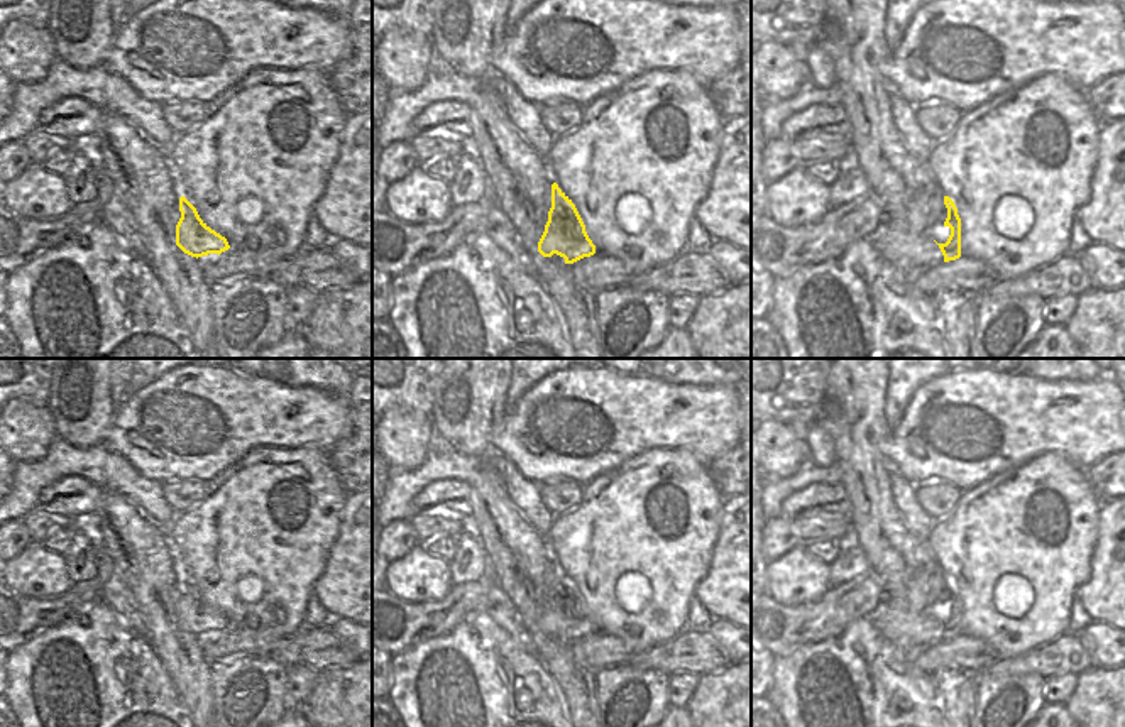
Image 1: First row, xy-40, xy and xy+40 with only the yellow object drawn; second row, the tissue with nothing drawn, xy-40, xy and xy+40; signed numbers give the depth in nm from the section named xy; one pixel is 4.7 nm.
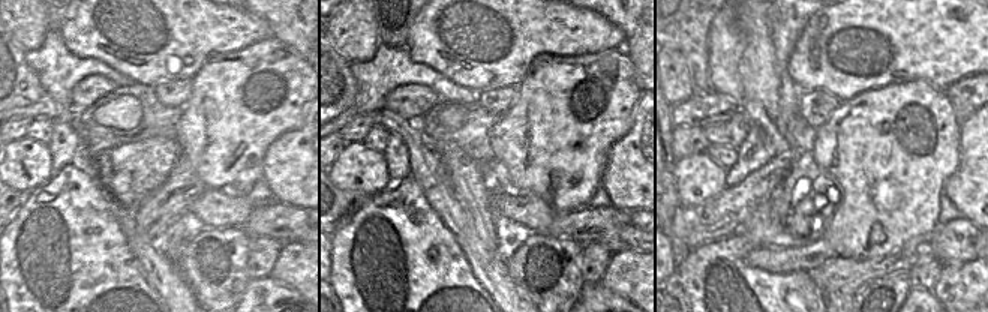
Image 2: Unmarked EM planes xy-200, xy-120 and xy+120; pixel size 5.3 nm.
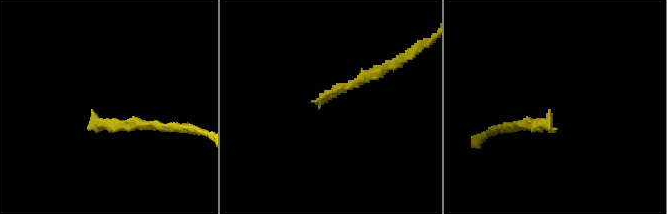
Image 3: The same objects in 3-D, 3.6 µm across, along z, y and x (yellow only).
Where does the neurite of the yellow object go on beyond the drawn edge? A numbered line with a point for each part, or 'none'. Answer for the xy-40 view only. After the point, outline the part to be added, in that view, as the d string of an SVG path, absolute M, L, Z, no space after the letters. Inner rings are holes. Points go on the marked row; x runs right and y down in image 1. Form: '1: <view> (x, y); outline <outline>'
none

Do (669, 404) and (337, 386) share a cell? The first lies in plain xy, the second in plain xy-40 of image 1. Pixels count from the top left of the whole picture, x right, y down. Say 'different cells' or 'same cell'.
different cells

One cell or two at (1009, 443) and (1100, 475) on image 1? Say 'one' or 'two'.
two

